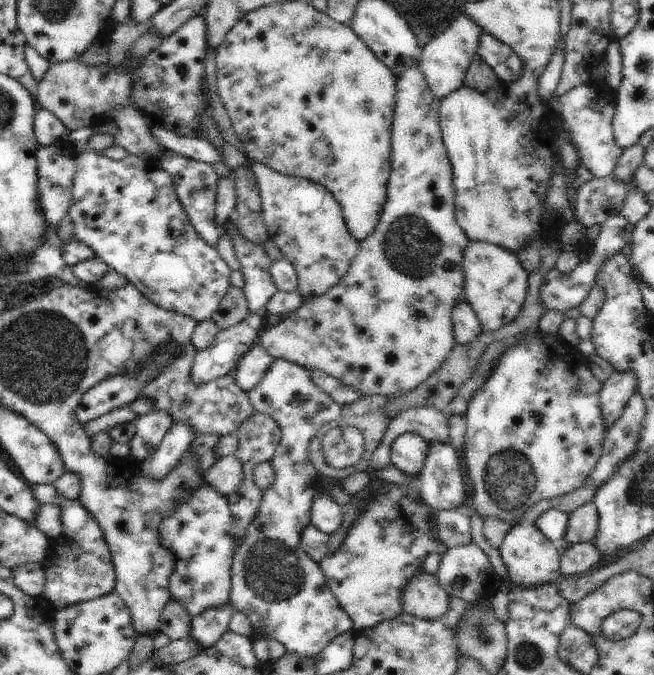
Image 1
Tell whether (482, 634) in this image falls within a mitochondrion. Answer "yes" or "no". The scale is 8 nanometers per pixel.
yes

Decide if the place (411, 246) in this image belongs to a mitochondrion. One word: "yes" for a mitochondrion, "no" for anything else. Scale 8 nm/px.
yes

